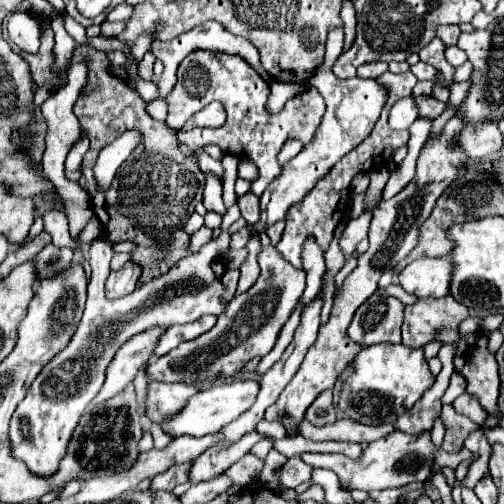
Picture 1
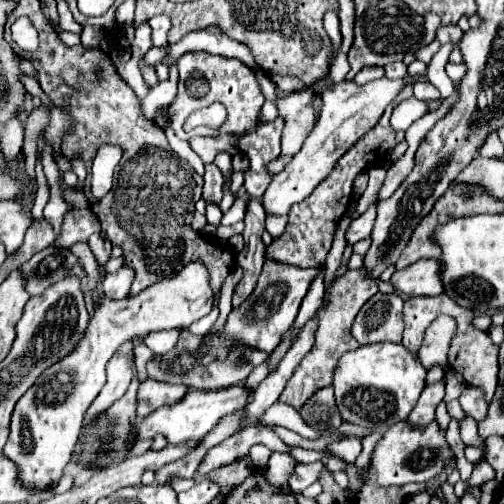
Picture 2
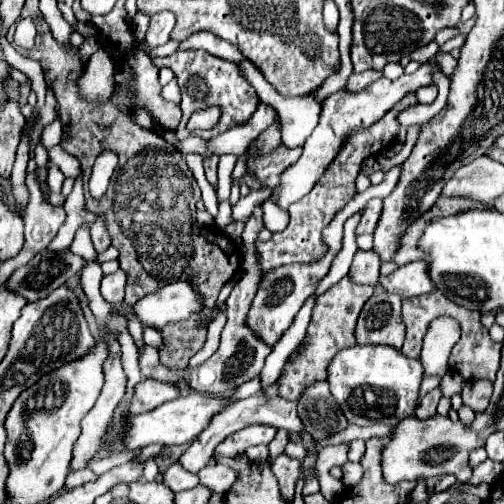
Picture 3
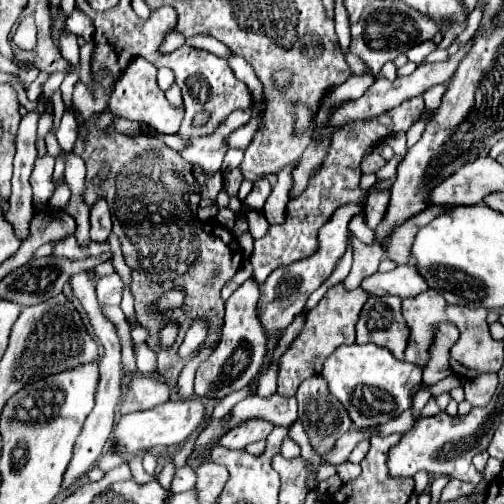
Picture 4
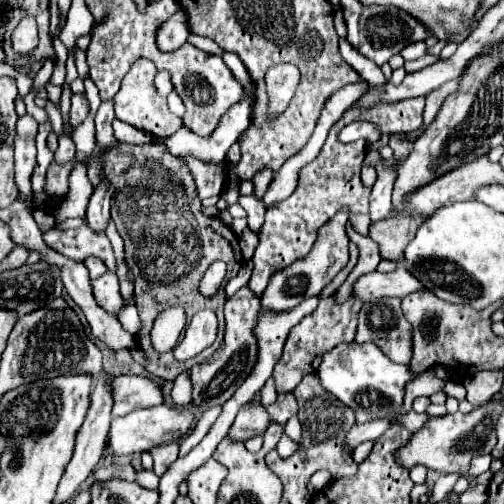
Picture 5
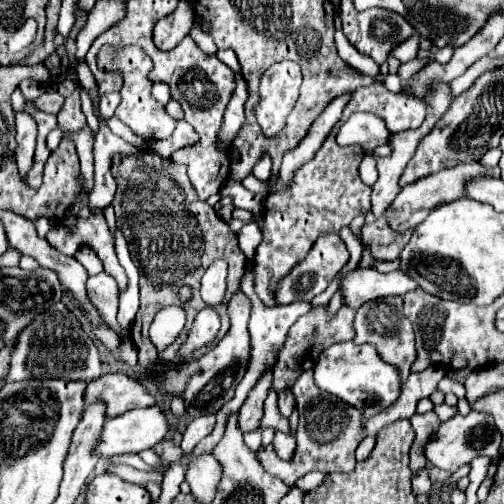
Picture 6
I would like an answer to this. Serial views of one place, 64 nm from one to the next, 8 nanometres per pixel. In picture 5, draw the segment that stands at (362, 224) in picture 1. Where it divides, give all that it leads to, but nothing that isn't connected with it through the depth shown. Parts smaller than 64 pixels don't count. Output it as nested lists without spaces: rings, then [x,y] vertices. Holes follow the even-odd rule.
[[[386,162],[378,164],[376,172],[378,172],[378,180],[372,186],[370,212],[368,212],[372,224],[390,216],[390,208],[392,208],[390,196],[392,196],[392,186],[394,186],[394,178],[396,178],[396,170]]]

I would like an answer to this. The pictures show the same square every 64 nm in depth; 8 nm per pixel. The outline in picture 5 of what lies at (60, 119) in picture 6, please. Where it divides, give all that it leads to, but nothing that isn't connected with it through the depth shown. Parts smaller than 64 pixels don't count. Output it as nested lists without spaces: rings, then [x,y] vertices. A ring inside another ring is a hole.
[[[72,95],[70,108],[70,124],[72,126],[81,124],[87,118],[89,111],[90,105],[85,95]]]

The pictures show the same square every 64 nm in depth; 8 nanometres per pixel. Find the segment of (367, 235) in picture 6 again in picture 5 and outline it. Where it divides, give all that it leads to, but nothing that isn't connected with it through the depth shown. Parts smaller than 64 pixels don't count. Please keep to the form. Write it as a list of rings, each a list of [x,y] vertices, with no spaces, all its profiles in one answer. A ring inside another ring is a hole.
[[[422,214],[390,216],[386,220],[380,220],[380,224],[370,226],[370,238],[380,246],[382,258],[402,262],[406,246],[410,244],[420,224],[424,224],[426,220],[428,216],[422,216]]]

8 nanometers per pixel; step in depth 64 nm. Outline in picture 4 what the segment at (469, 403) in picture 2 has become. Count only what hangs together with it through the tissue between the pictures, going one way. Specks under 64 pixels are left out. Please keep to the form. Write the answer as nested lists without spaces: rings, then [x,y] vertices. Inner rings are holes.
[[[484,374],[484,376],[478,376],[478,378],[466,380],[464,382],[466,400],[472,406],[484,406],[484,404],[488,404],[492,394],[494,394],[494,390],[496,390],[496,384],[498,384],[498,376],[496,374]]]

